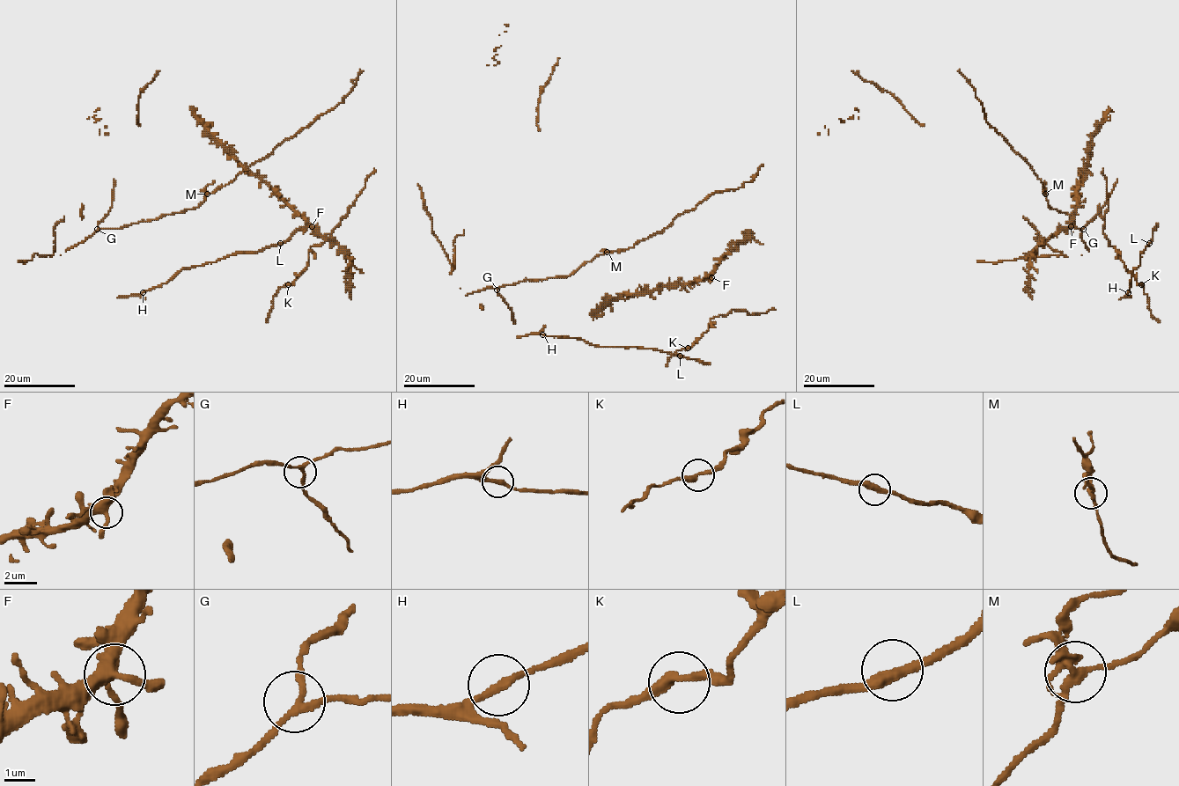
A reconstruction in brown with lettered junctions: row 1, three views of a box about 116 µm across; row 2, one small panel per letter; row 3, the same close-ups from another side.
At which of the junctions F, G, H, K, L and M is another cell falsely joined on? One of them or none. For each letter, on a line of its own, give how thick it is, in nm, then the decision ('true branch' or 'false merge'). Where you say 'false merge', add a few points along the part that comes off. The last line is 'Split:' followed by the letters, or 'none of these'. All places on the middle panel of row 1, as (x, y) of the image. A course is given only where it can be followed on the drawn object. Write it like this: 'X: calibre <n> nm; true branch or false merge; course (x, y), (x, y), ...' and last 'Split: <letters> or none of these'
F: calibre 400 nm; true branch
G: calibre 180 nm; true branch
H: calibre 240 nm; true branch
K: calibre 320 nm; true branch
L: calibre 340 nm; true branch
M: calibre 260 nm; false merge
Split: M

